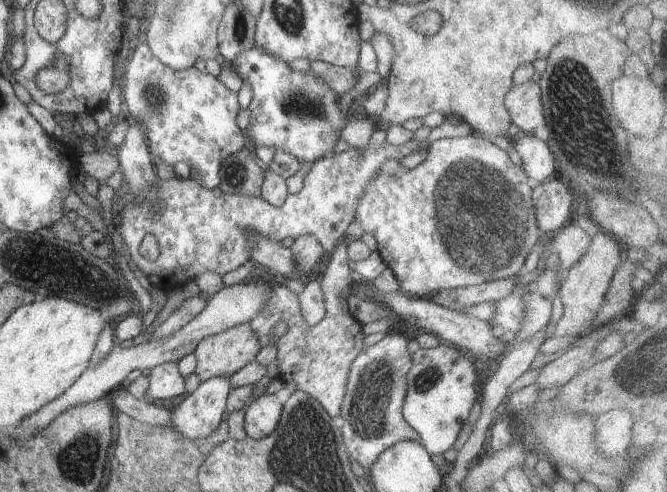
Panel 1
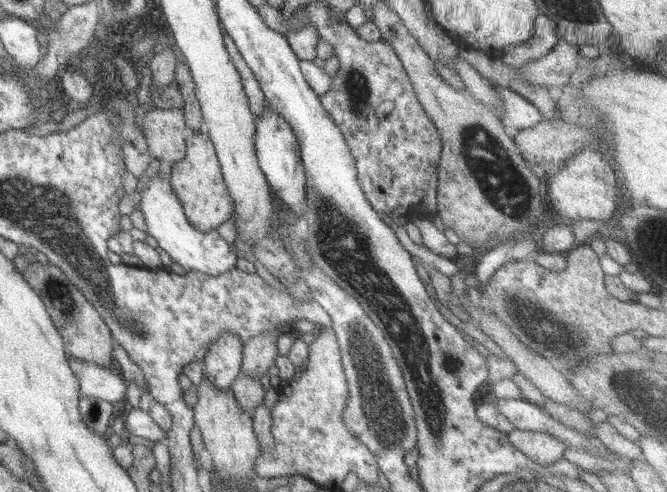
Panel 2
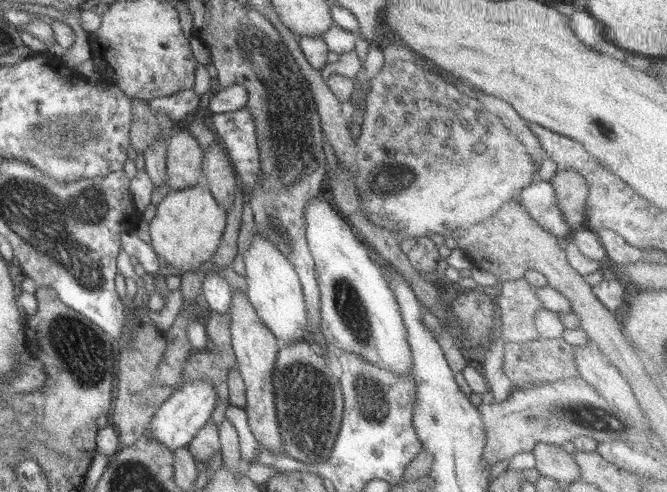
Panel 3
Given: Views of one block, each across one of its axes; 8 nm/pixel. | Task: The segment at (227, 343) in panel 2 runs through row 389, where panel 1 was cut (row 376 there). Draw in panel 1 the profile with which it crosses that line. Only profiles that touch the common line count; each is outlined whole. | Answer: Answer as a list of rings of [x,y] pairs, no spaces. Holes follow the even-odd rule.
[[[219,376],[201,382],[200,386],[170,412],[176,432],[190,440],[204,440],[224,418],[232,385],[229,378]]]

